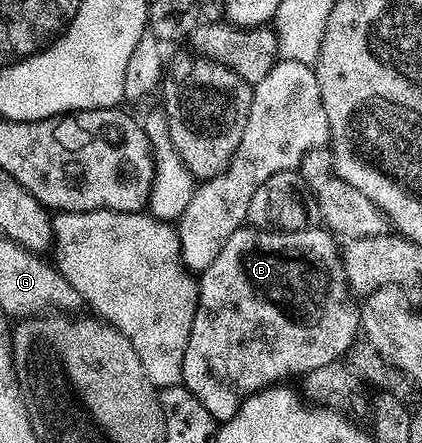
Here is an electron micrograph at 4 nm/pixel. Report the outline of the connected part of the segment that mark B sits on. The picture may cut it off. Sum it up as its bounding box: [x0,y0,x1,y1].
[181,226,359,422]

